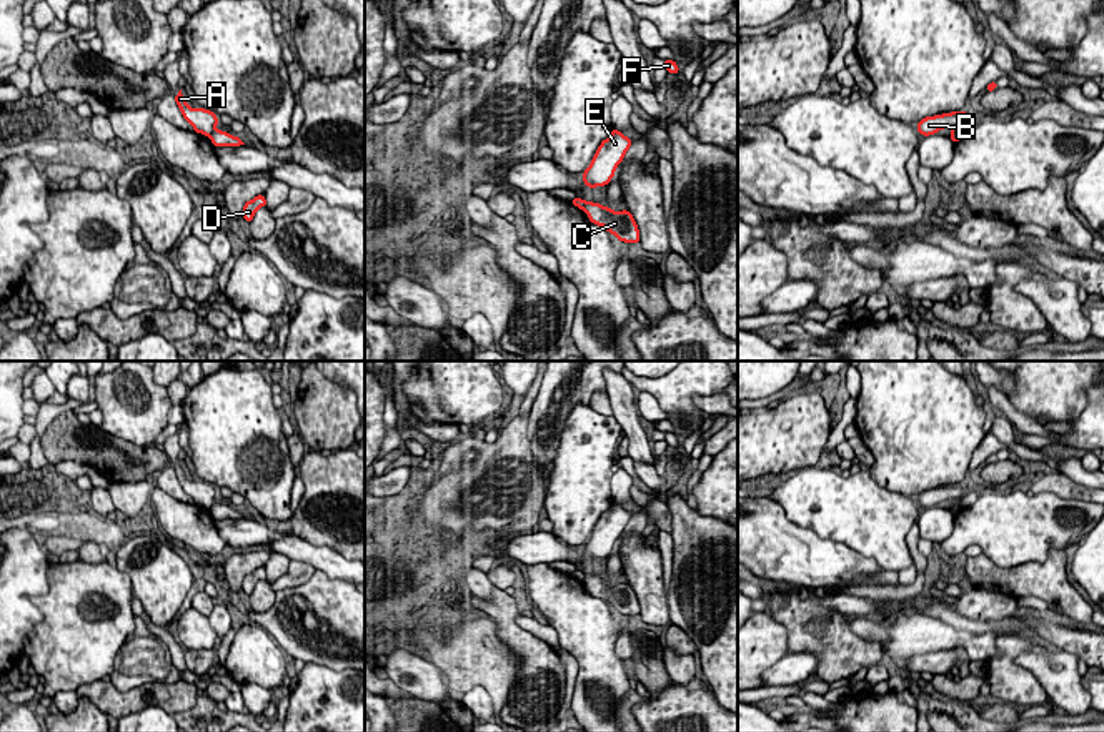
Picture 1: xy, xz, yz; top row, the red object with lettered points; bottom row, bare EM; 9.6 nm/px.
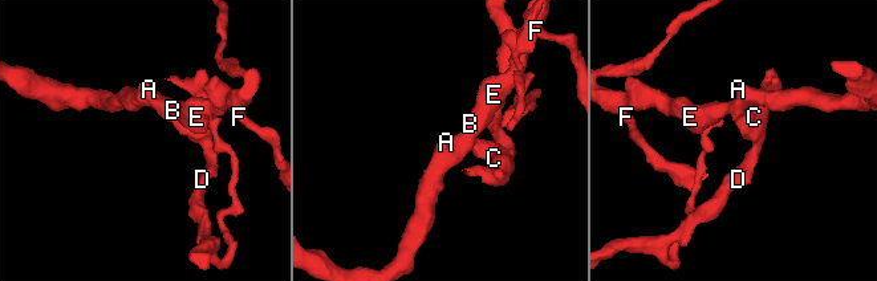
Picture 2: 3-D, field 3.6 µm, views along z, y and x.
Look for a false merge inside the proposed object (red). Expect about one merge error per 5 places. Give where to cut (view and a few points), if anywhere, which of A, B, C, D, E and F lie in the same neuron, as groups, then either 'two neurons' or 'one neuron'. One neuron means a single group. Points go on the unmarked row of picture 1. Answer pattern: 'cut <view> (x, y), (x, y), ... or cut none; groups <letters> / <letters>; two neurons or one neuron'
cut xy (215, 503), (208, 508); groups A B E F / C D; two neurons

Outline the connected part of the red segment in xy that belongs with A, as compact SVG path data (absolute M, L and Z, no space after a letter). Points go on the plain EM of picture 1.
M182 462L175 467L175 474L183 487L183 491L193 499L196 506L210 509L218 497L218 489L205 481L190 481Z

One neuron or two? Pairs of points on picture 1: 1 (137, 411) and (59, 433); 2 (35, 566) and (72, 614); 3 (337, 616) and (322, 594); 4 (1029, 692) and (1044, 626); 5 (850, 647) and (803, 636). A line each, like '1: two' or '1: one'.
1: two
2: two
3: one
4: two
5: one

